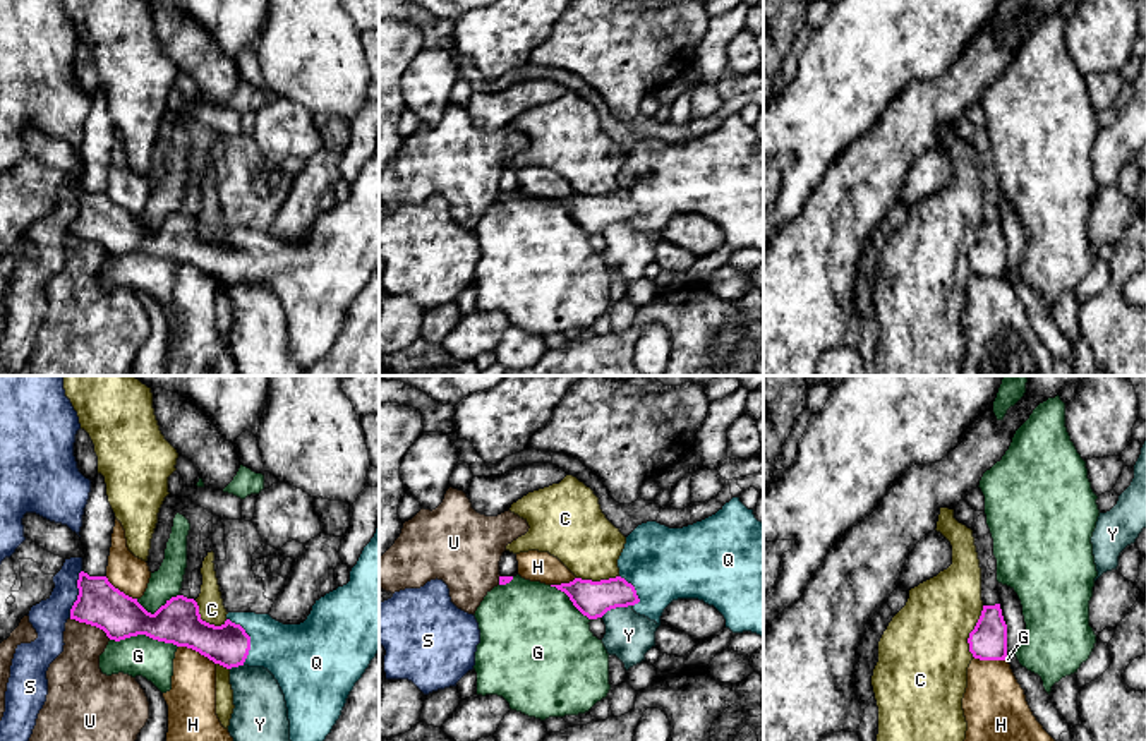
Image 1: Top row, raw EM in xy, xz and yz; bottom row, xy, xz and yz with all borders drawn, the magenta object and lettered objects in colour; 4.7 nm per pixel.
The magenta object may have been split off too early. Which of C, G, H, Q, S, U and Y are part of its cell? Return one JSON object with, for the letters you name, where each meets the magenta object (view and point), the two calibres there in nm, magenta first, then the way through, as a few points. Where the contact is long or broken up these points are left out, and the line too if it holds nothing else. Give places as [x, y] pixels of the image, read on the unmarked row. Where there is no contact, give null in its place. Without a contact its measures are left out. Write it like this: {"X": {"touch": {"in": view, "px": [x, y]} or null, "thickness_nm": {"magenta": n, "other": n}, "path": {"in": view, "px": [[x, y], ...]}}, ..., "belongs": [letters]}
{"Q": {"touch": {"in": "xy", "px": [249, 254]}, "thickness_nm": {"magenta": 200, "other": 300}, "path": {"in": "xy", "px": [[229, 261], [249, 254], [299, 271]]}}, "belongs": ["Q"]}

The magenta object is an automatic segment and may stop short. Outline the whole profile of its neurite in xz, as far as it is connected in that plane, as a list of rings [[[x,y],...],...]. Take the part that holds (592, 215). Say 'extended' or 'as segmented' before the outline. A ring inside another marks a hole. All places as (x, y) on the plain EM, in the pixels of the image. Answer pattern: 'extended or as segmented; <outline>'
extended; [[[733,113],[715,130],[683,144],[657,137],[638,141],[626,153],[618,184],[616,194],[575,194],[551,202],[564,208],[588,235],[631,221],[636,230],[660,240],[660,232],[673,216],[698,214],[714,221],[733,249],[751,247],[763,252],[763,139],[739,113]]]

